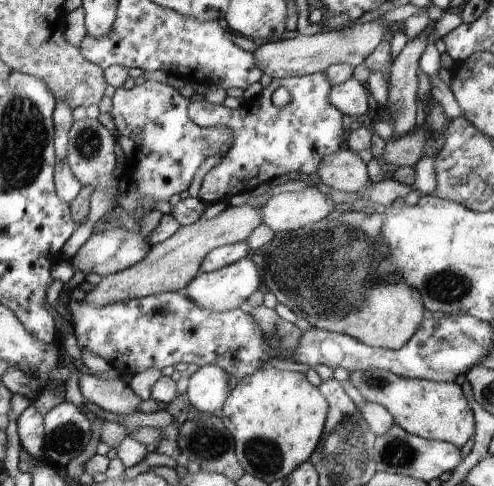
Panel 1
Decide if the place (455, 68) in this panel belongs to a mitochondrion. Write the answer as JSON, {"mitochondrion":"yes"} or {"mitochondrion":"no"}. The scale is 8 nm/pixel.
{"mitochondrion":"no"}

